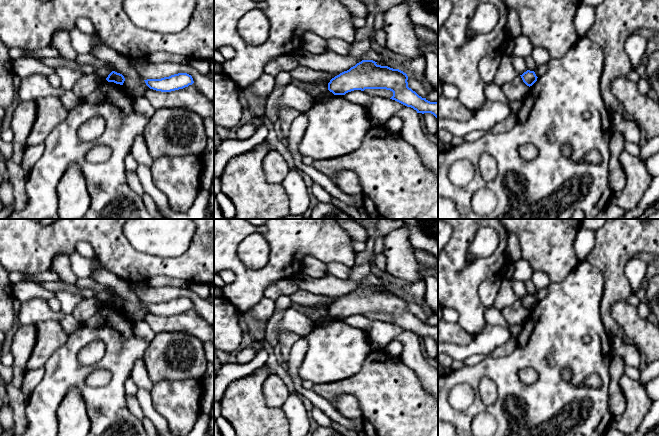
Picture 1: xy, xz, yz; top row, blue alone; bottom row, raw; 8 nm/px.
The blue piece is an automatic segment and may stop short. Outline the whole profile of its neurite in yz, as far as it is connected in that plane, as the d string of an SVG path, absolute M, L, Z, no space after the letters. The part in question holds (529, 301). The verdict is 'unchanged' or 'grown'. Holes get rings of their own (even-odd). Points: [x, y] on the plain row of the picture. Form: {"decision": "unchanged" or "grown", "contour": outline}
{"decision": "unchanged", "contour": "M527 294L520 300L521 300L523 306L529 311L532 310L537 305L537 302L538 302L536 300L535 296L530 295L530 294Z"}

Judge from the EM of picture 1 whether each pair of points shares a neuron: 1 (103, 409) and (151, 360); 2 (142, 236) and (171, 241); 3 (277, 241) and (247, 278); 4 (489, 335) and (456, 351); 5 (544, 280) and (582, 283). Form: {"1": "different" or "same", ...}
{"1": "different", "2": "same", "3": "same", "4": "same", "5": "different"}

